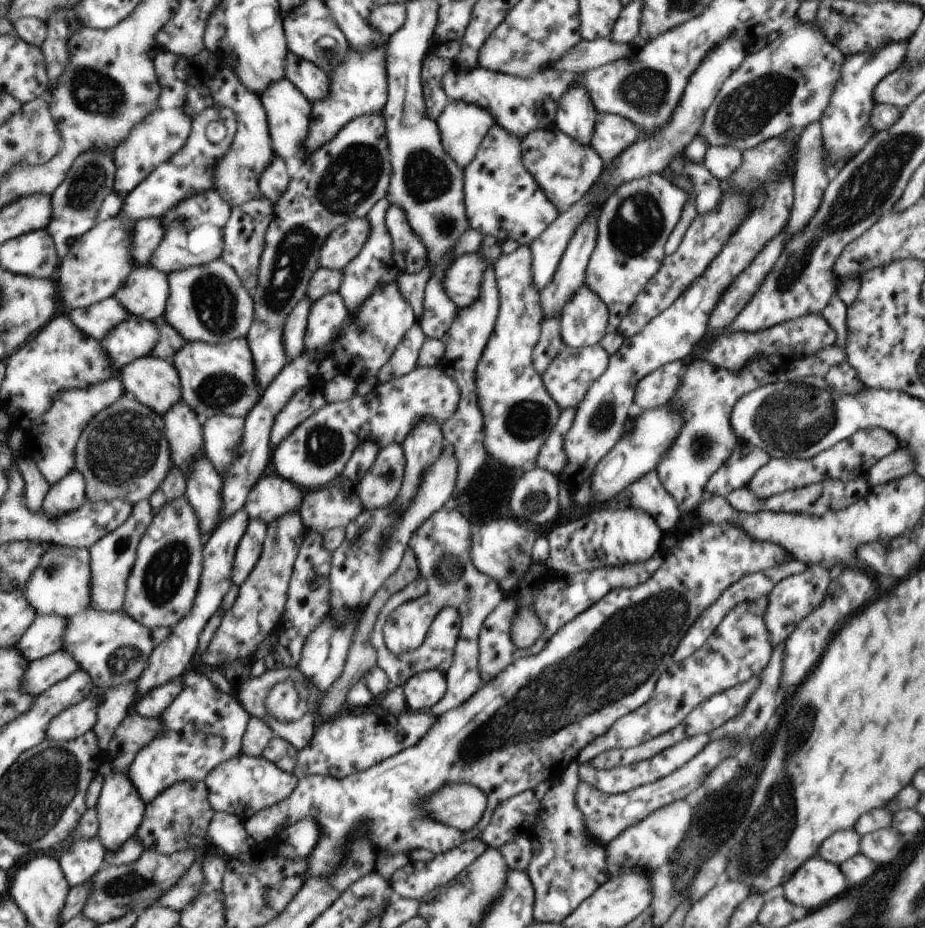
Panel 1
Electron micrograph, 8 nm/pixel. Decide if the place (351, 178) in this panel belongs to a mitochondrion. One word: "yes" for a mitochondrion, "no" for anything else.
yes

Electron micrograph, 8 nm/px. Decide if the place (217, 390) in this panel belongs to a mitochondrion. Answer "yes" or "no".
yes

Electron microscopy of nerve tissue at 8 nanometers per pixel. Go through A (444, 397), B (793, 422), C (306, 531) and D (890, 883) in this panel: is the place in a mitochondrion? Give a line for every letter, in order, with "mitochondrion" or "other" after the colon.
A: other
B: mitochondrion
C: other
D: other

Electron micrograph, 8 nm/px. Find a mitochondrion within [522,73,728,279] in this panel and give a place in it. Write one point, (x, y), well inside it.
(637, 222)

